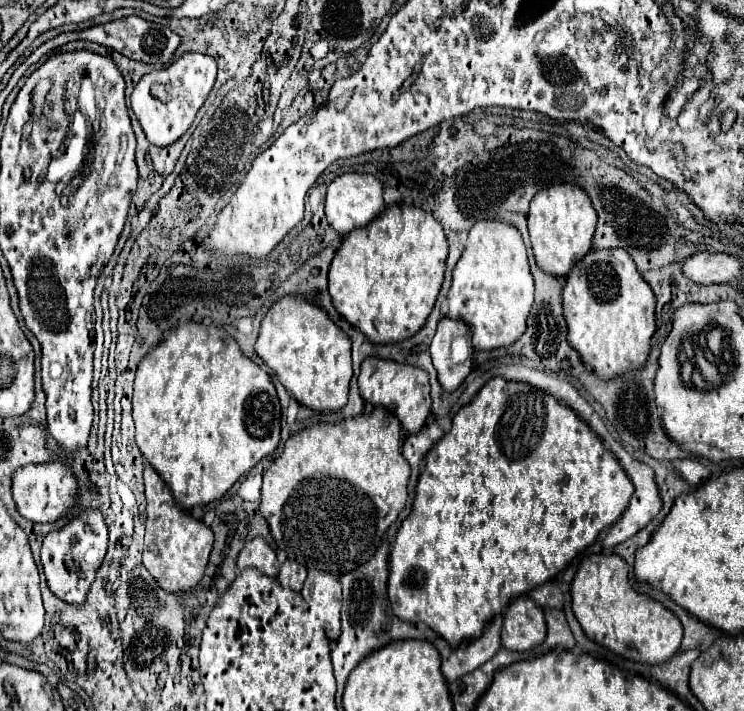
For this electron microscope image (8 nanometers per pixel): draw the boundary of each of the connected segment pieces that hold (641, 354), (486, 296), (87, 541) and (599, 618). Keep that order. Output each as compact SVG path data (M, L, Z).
M592 249L570 271L562 301L568 341L598 377L608 381L610 377L620 377L646 365L650 341L656 331L656 295L624 249Z
M478 221L468 235L468 247L458 259L448 291L448 317L462 319L472 327L472 347L478 351L490 351L516 343L526 331L526 319L534 303L534 281L528 267L526 245L522 243L520 231L504 221Z
M98 509L78 511L68 523L62 525L62 529L50 531L42 541L40 555L44 575L52 593L66 603L82 605L98 567L104 561L106 547L108 547L108 527L104 523L104 515Z
M590 555L572 581L572 611L584 633L602 647L638 663L660 665L682 643L680 619L662 603L636 593L628 581L628 565L618 555Z

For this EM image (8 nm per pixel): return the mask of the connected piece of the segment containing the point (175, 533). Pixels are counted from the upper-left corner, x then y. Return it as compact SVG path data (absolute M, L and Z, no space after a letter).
M144 463L144 483L146 483L146 537L144 537L144 565L150 575L160 583L162 589L178 593L190 591L204 577L204 569L208 565L208 555L212 551L212 529L202 521L188 515L180 509L164 485L162 477Z

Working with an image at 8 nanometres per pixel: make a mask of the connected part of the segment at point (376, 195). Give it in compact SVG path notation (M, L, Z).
M344 173L336 177L326 193L326 217L328 223L340 233L346 235L352 229L358 229L362 225L368 225L374 217L378 217L384 209L386 203L382 199L384 185L378 177L374 175L362 175L362 173Z

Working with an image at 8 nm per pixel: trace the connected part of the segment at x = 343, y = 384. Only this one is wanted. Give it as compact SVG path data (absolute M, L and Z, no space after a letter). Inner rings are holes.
M300 297L276 301L262 321L256 353L300 405L316 411L340 411L348 403L350 339L318 305Z

